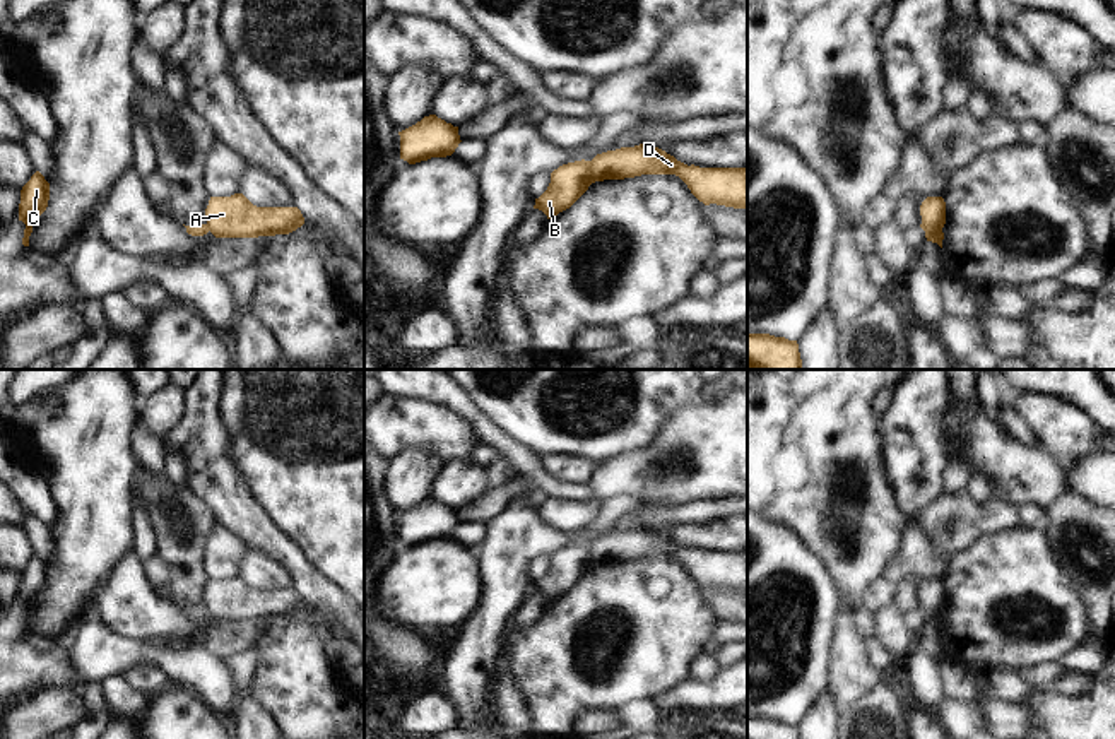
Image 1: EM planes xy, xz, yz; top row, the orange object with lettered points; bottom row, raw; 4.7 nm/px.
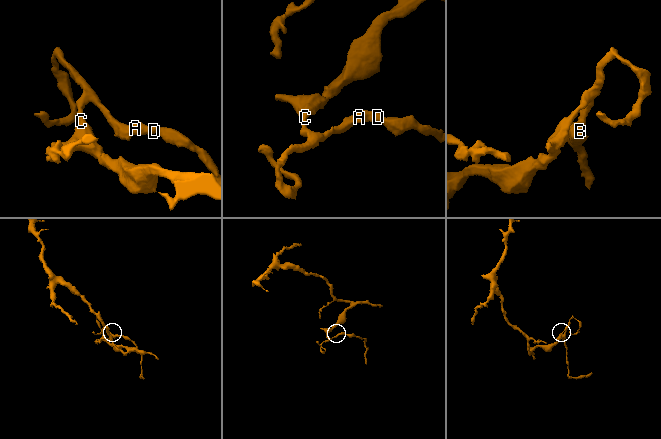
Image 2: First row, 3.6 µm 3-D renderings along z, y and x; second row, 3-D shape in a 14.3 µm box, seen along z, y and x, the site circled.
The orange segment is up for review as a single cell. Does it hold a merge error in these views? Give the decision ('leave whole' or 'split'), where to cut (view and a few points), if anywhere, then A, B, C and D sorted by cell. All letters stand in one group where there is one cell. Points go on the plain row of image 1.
split | xz (589, 544), (592, 565) | A D / B C

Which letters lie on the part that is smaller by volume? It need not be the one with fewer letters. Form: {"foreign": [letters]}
{"foreign": ["A", "D"]}

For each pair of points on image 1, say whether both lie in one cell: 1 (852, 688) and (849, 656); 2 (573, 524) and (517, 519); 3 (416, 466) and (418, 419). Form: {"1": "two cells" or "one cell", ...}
{"1": "one cell", "2": "two cells", "3": "two cells"}

